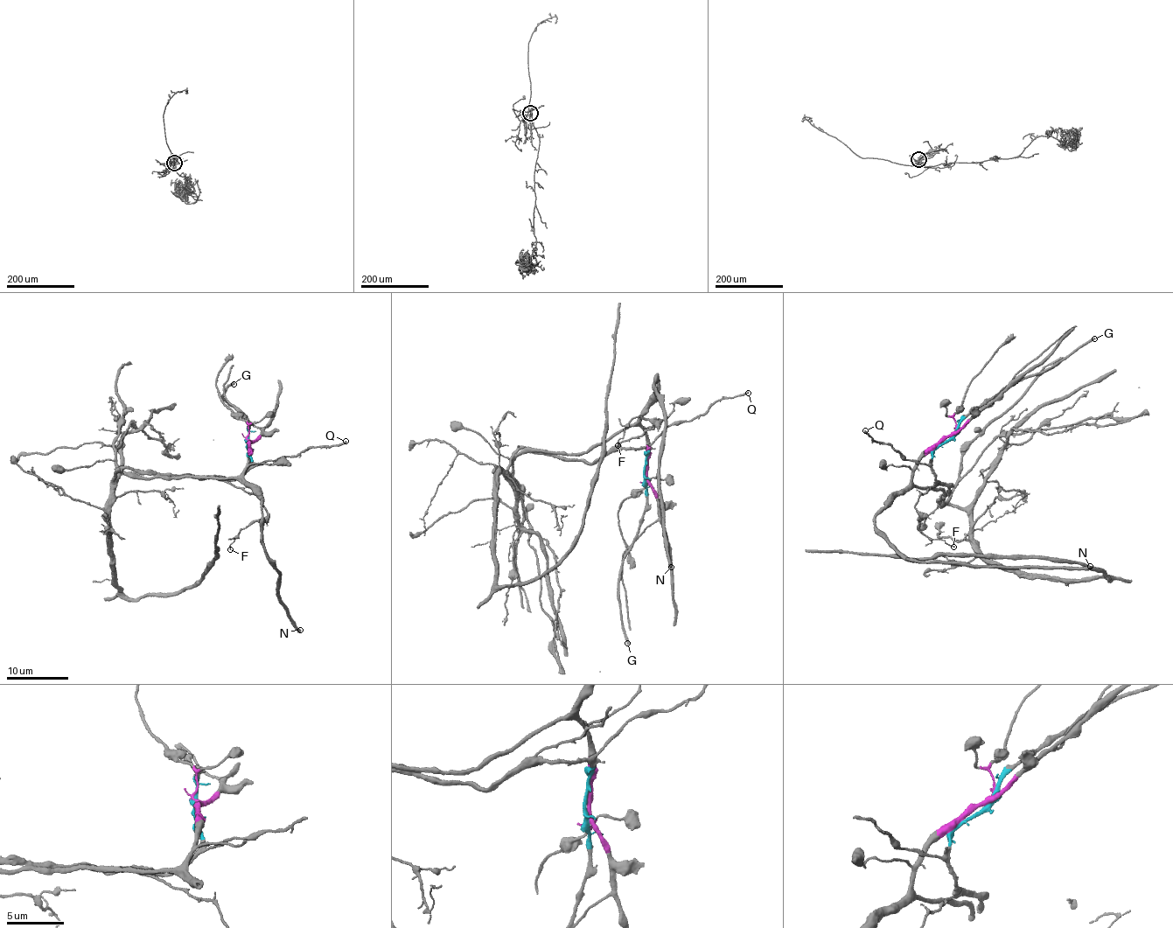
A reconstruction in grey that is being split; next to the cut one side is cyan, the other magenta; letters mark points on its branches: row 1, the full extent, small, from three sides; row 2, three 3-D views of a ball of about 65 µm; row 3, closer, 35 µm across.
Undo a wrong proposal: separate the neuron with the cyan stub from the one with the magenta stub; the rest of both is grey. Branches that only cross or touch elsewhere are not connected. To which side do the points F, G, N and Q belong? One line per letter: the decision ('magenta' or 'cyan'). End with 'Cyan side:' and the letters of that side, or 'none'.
F: cyan
G: cyan
N: magenta
Q: cyan
Cyan side: F, G, Q

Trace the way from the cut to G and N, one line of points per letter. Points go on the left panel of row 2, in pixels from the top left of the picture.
G: (247, 444), (249, 423), (223, 400), (226, 387), (233, 383)
N: (248, 443), (243, 480), (255, 491), (261, 505), (264, 550), (277, 570), (280, 599), (289, 620), (300, 630)

